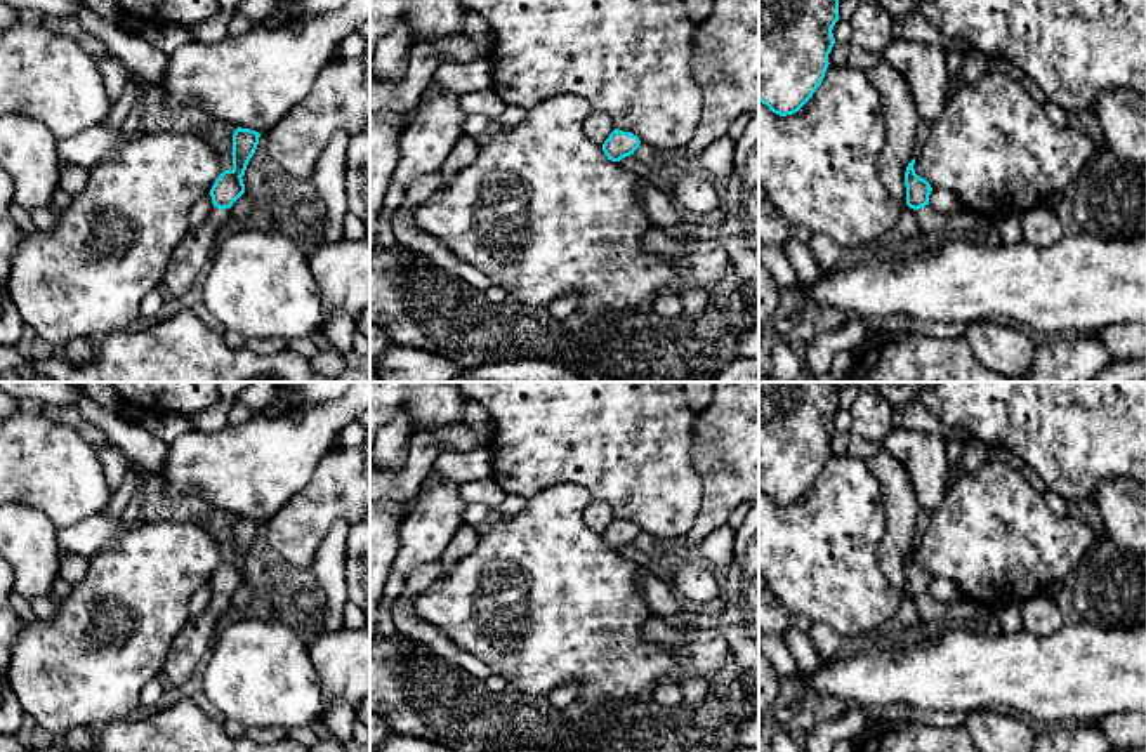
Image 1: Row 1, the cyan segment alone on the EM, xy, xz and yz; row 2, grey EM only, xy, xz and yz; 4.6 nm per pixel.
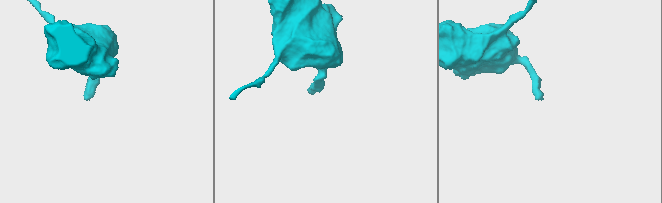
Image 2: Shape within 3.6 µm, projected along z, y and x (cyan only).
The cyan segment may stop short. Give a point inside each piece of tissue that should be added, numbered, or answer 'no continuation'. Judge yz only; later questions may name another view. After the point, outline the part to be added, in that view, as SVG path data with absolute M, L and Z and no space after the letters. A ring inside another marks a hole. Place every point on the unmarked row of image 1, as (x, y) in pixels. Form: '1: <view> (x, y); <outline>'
1: yz (933, 613); M925 594L915 599L915 608L927 632L936 632L941 627L997 629L997 615L986 608L979 608L971 599L941 603L934 596Z

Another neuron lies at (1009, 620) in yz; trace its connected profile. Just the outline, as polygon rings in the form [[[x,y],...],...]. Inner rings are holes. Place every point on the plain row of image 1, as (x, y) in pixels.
[[[1014,603],[997,610],[997,630],[1004,634],[1019,632],[1023,629],[1021,608],[1023,604]]]

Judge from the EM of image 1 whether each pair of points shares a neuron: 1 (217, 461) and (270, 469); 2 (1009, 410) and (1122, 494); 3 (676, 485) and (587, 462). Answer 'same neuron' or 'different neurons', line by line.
1: same neuron
2: different neurons
3: same neuron

